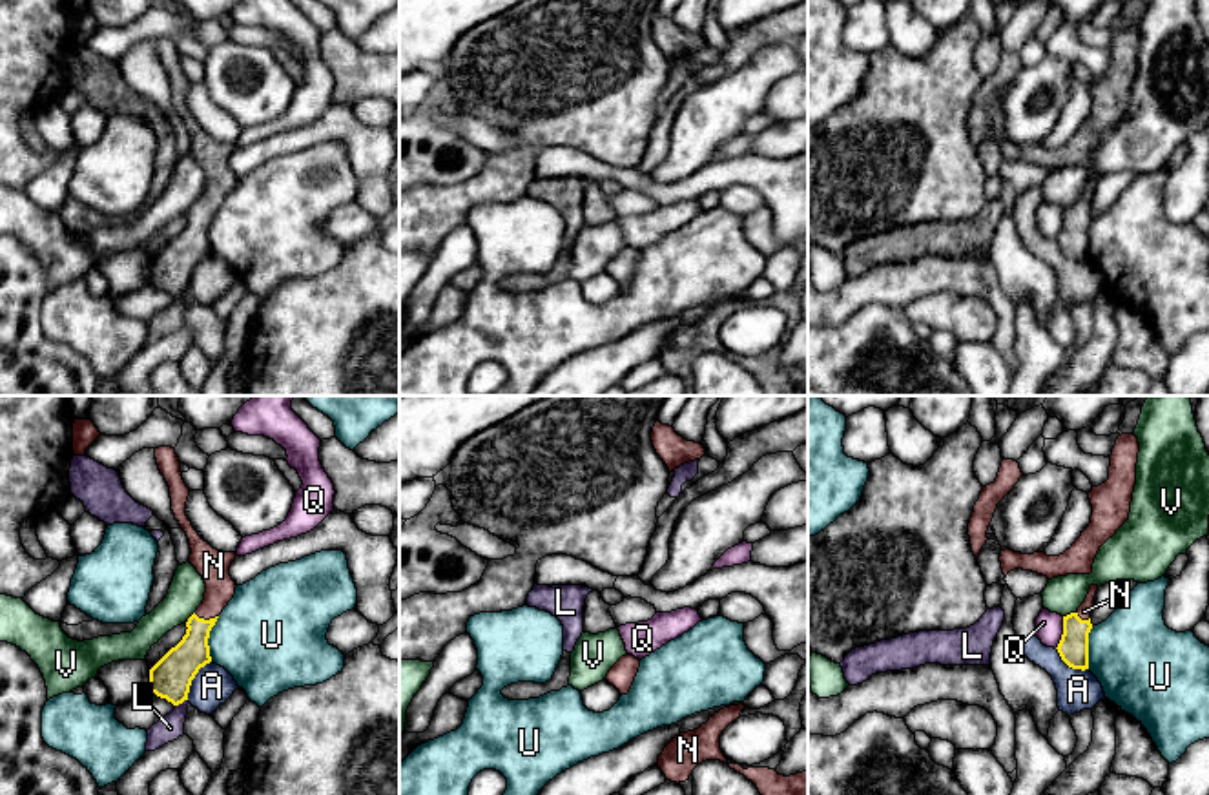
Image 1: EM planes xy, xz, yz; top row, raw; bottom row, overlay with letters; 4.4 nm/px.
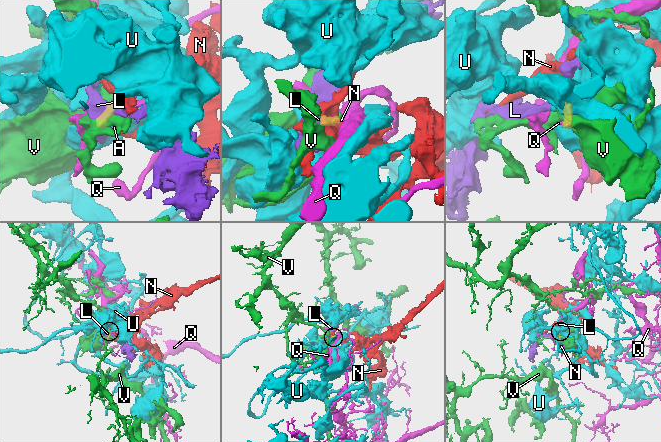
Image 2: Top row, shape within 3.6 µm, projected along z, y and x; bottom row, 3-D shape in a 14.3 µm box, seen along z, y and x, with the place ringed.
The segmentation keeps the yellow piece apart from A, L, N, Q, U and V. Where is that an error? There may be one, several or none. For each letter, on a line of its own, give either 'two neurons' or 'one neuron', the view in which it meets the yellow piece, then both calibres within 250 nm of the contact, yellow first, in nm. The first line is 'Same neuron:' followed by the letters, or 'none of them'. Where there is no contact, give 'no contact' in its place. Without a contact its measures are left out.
Same neuron: N
A: two neurons; contact in xy; calibres 180 and 180 nm
L: two neurons; contact in xy; calibres 180 and 110 nm
N: one neuron; contact in xy; calibres 170 and 140 nm
Q: two neurons; contact in yz; calibres 140 and 130 nm
U: two neurons; contact in xy; calibres 180 and 440 nm
V: two neurons; contact in yz; calibres 140 and 170 nm

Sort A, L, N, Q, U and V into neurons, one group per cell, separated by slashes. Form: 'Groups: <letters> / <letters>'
Groups: A / L / N / Q / U / V

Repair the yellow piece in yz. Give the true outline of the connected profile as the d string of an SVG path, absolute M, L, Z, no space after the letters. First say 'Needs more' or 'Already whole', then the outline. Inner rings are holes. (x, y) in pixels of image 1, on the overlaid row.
Needs more. M1090 585L1087 598L1078 611L1063 616L1063 635L1056 649L1061 660L1072 669L1089 669L1090 613L1096 591L1098 585Z

